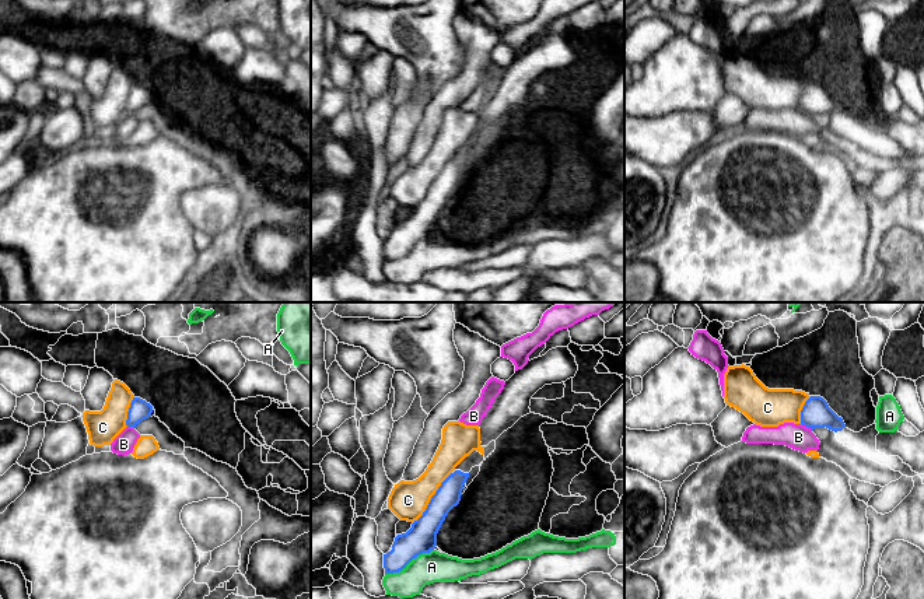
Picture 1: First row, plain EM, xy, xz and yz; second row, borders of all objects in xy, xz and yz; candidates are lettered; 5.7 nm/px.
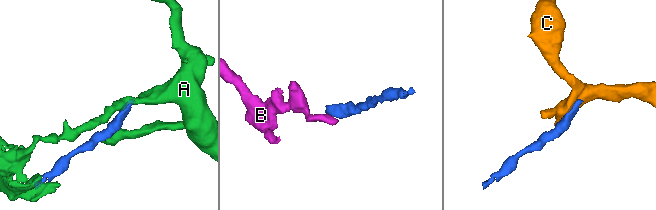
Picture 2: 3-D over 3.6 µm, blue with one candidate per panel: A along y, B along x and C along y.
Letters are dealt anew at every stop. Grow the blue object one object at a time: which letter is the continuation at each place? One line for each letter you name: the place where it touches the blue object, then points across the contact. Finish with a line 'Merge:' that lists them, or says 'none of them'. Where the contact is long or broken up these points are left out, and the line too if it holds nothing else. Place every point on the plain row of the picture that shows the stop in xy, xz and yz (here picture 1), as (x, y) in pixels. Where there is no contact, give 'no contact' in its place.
Merge: none of them

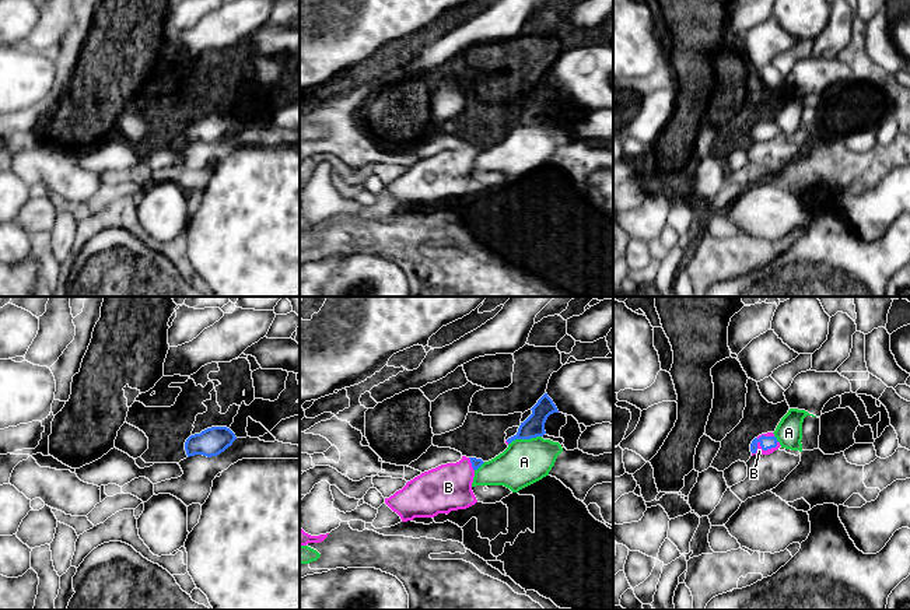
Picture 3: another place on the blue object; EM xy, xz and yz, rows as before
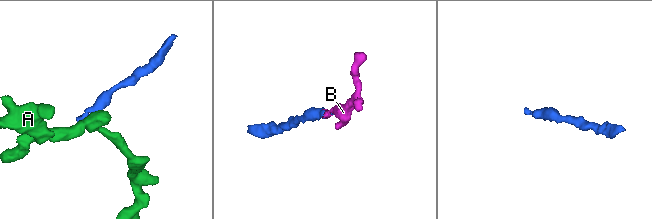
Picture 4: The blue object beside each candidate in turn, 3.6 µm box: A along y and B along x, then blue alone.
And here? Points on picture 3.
B: yz (765, 136) | across yz (766, 129), (765, 136), (759, 137)
Merge: B

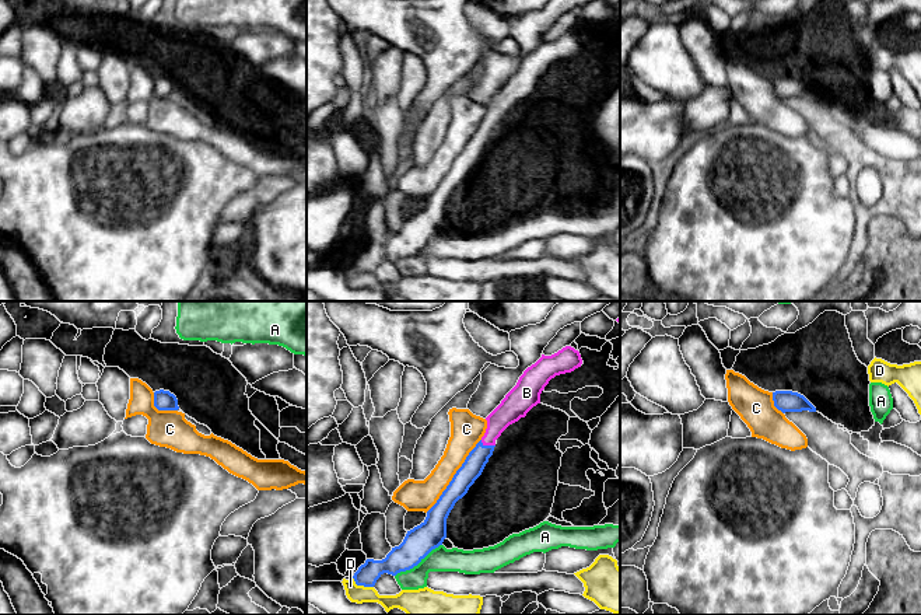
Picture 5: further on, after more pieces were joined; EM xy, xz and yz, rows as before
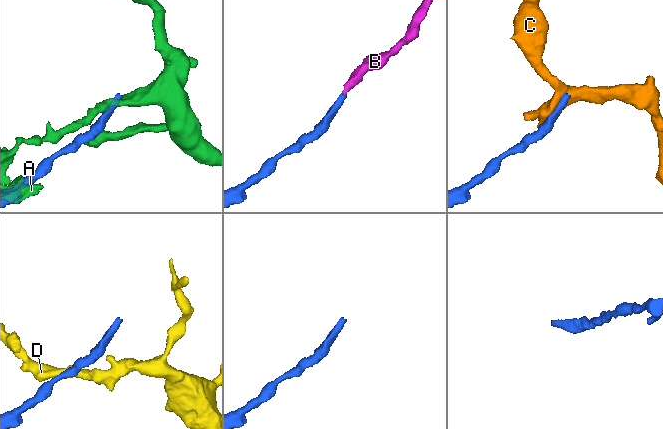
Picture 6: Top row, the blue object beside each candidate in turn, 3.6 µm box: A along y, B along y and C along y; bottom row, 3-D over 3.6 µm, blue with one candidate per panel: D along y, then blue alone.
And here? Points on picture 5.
B: xz (487, 132) | across xz (475, 149), (487, 132), (496, 111), (511, 95)
Merge: B

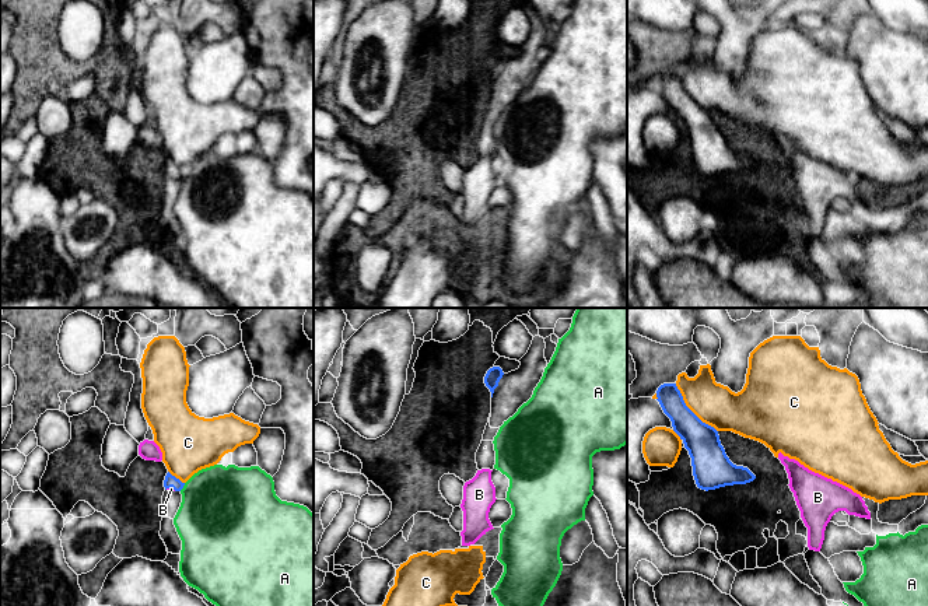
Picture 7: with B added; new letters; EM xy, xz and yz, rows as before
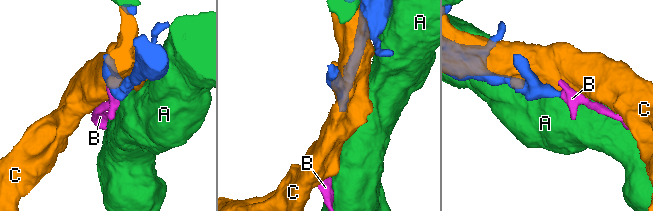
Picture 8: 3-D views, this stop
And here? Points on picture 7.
B: xy (171, 172) | across xy (177, 171), (171, 172), (171, 175)
Merge: B

